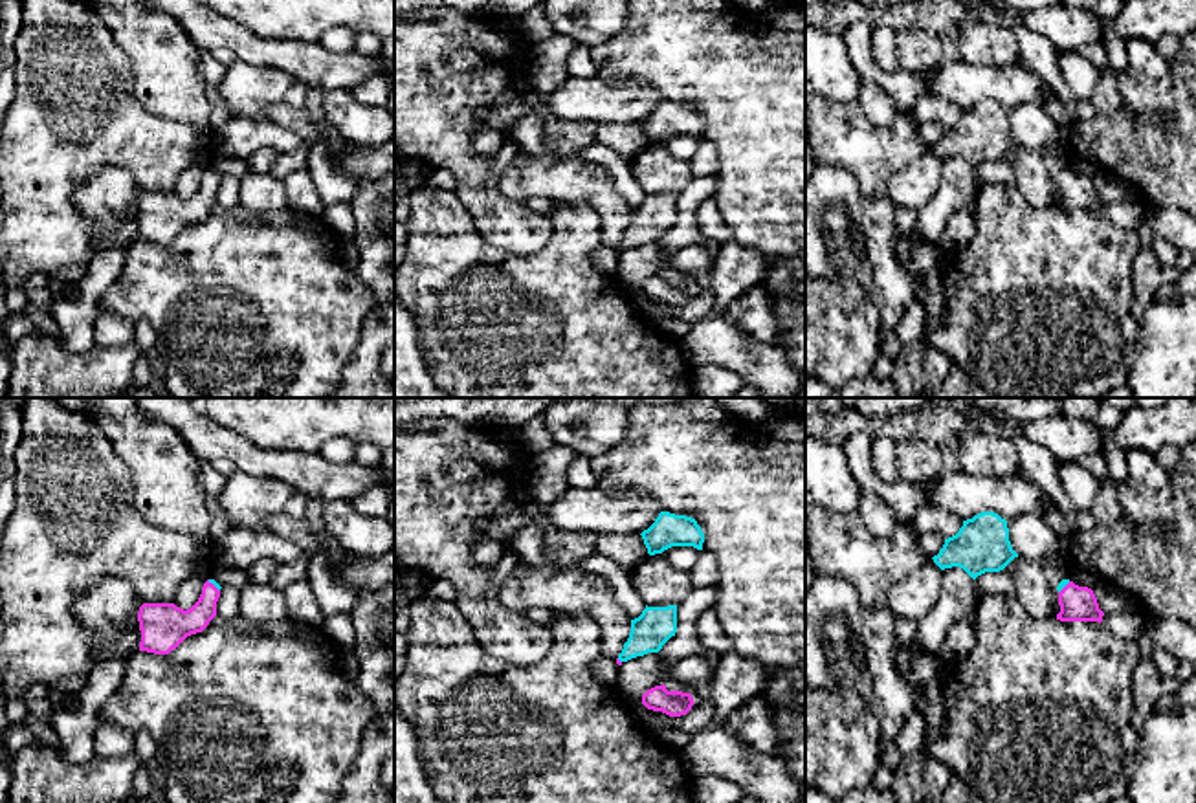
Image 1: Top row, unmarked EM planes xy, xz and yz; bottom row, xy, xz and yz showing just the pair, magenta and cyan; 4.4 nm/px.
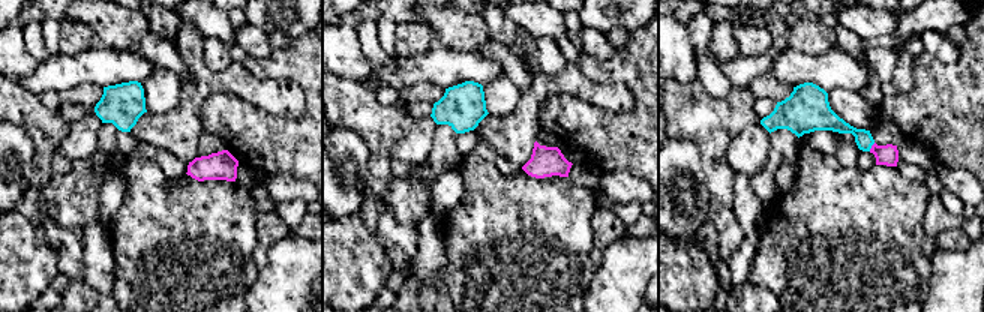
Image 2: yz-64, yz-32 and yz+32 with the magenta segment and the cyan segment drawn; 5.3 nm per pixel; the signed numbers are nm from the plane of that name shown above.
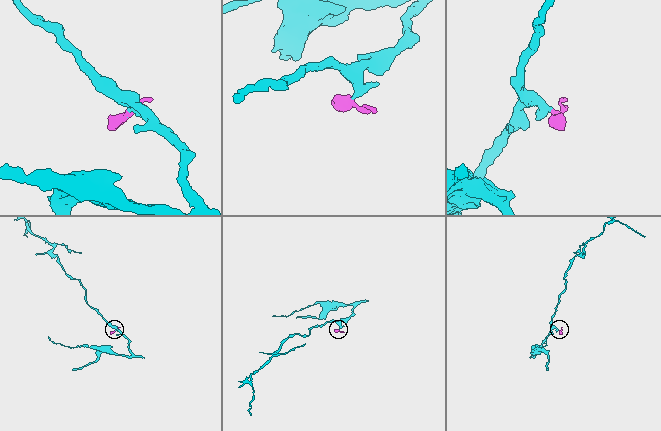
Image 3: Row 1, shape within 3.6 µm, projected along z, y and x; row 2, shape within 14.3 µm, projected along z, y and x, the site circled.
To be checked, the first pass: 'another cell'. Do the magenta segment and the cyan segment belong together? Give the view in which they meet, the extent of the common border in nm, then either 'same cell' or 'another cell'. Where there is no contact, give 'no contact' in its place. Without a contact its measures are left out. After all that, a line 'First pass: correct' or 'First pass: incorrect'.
xy | 80 nm | same cell
First pass: incorrect

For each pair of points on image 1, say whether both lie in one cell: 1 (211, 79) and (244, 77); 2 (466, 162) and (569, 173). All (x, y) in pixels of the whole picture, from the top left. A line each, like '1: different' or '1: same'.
1: different
2: different

